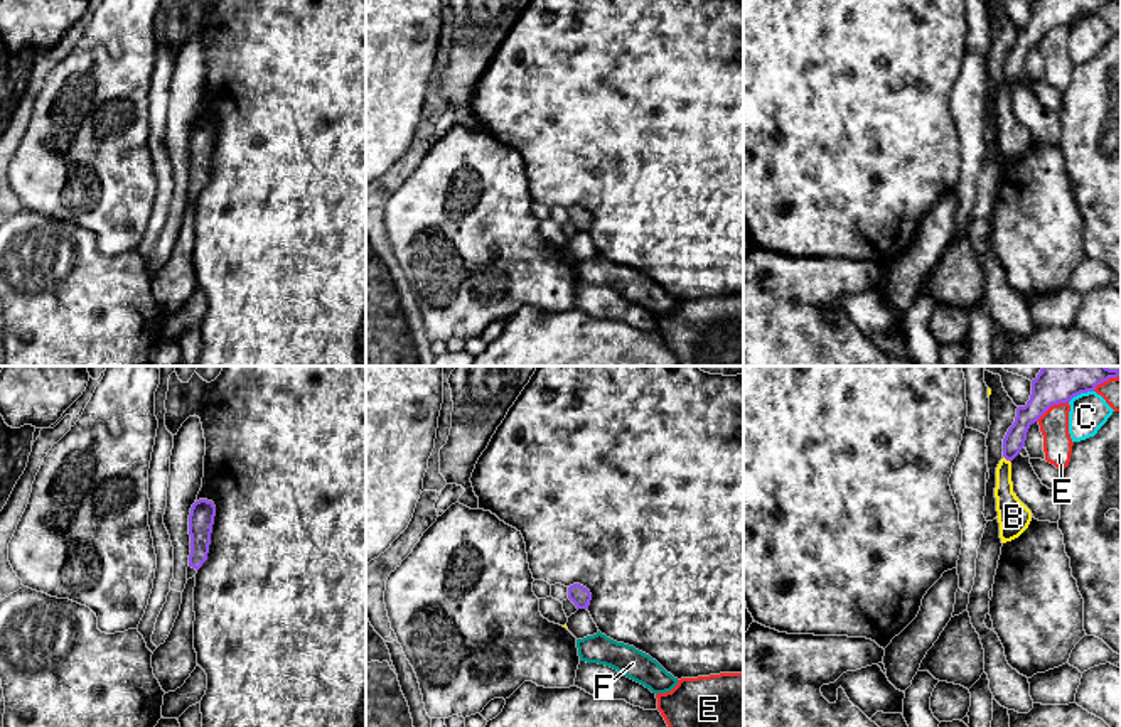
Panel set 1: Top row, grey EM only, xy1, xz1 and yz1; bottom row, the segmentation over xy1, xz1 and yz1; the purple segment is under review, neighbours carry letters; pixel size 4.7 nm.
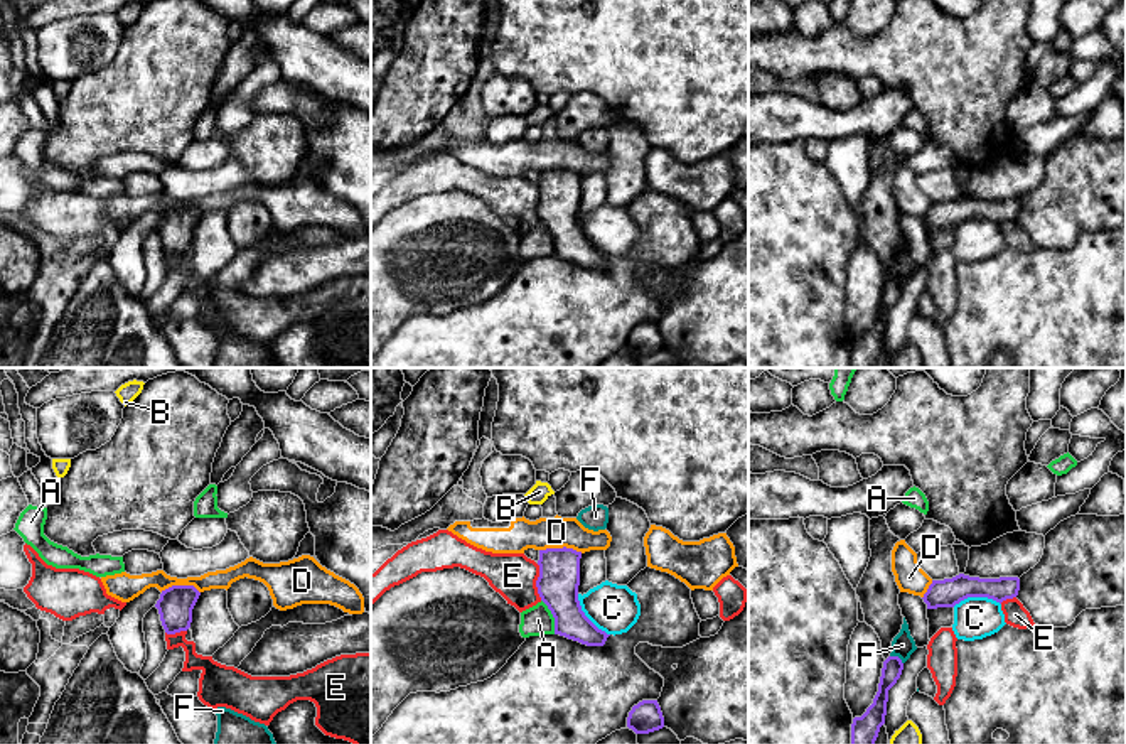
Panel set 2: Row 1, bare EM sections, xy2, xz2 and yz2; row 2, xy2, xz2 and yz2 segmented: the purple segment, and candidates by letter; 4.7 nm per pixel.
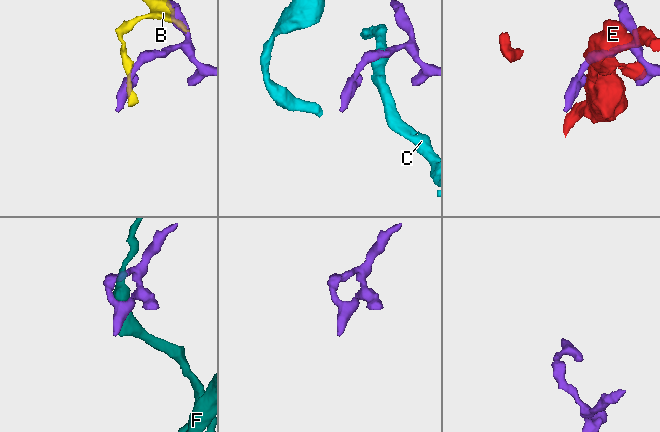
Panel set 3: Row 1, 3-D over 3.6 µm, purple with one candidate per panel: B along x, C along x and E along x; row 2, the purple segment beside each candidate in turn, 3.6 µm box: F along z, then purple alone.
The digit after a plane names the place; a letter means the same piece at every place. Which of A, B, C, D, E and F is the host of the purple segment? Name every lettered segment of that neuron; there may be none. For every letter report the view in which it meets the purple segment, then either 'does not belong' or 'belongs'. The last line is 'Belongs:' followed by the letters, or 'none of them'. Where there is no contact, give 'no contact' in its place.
A: xz2 | does not belong
B: yz1 | does not belong
C: yz2 | does not belong
D: xz2 | does not belong
E: xz2 | does not belong
F: yz2 | does not belong
Belongs: none of them

